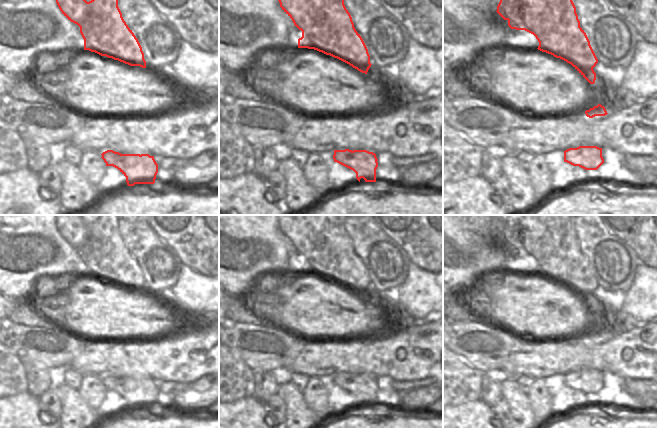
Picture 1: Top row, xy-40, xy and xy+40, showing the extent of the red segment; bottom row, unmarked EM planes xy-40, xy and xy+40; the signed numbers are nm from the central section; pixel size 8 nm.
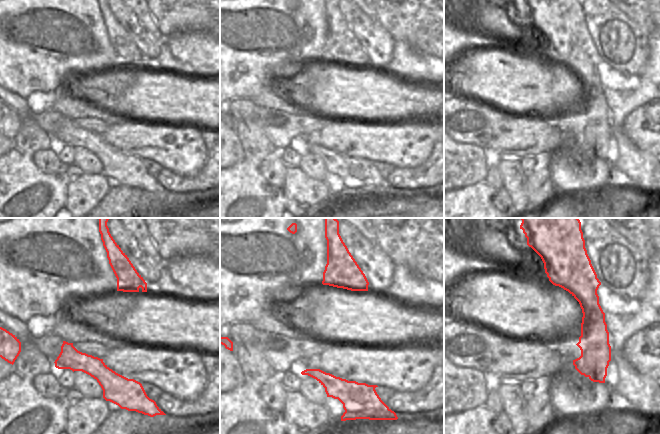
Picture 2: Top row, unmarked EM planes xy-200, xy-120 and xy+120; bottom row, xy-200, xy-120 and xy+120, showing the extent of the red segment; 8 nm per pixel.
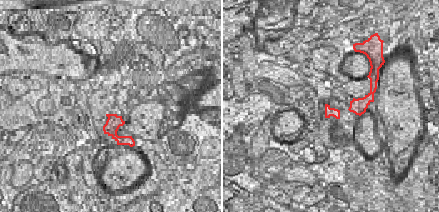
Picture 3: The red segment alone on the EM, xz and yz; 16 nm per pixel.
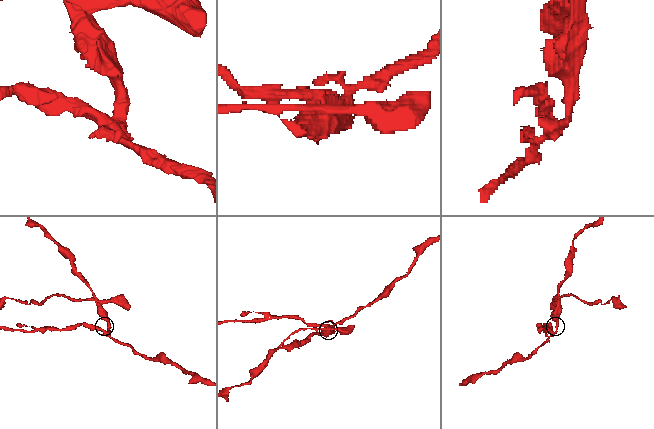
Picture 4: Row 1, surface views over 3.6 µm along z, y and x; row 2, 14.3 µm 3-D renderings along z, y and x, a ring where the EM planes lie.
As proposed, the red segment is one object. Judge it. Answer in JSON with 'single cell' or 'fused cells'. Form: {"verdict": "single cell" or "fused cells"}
{"verdict": "fused cells"}

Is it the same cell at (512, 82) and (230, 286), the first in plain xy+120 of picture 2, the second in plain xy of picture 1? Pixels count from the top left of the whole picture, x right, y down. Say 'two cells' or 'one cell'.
two cells

